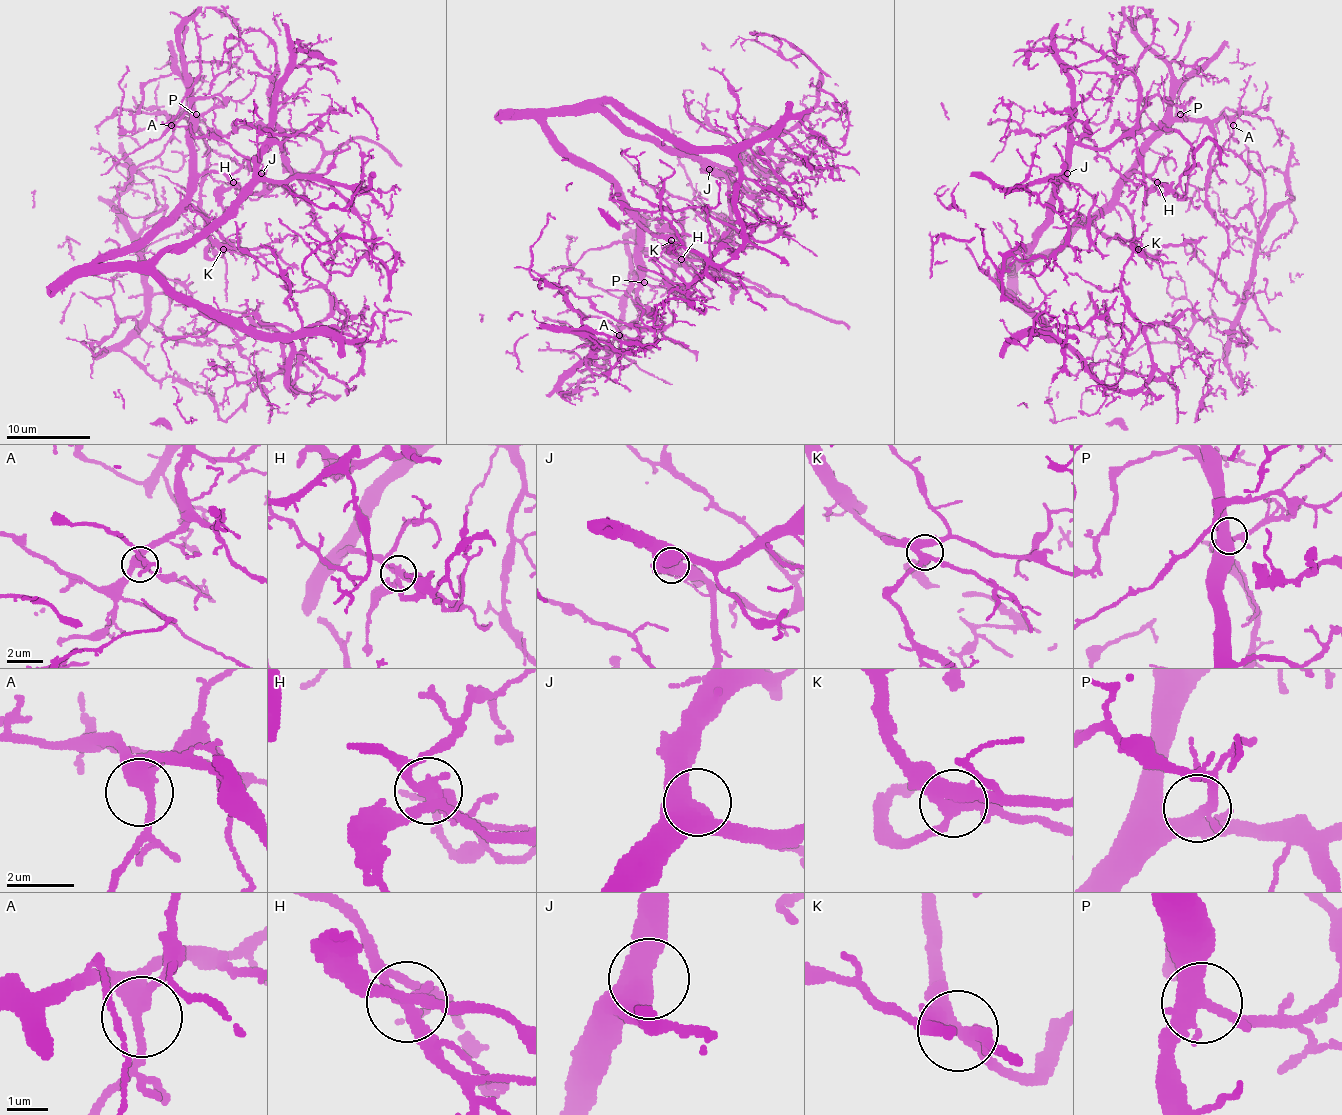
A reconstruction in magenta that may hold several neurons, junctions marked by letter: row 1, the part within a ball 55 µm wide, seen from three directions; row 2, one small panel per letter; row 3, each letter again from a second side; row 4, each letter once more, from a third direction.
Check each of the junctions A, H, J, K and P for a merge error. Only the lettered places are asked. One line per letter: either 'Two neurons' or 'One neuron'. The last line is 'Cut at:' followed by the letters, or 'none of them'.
A: One neuron
H: Two neurons
J: One neuron
K: One neuron
P: One neuron
Cut at: H

